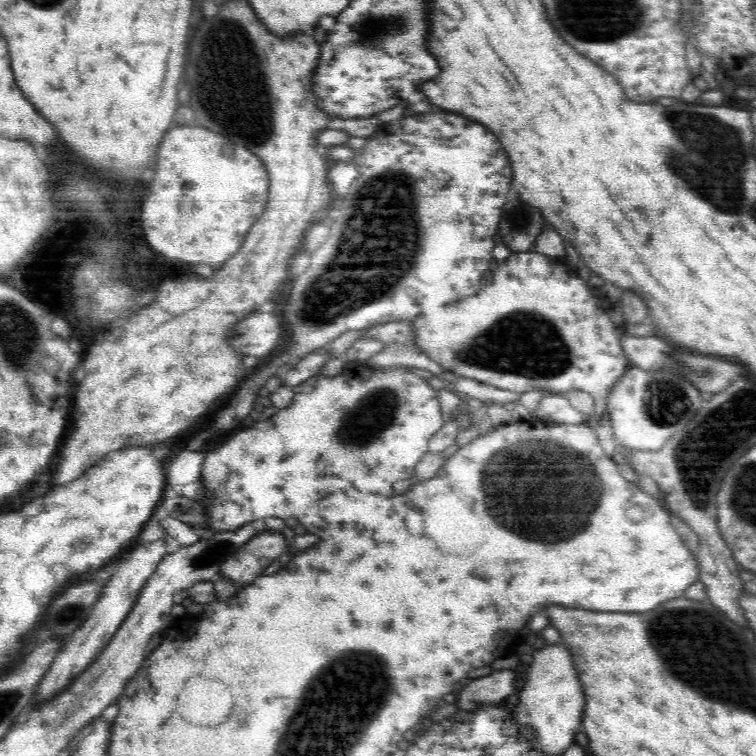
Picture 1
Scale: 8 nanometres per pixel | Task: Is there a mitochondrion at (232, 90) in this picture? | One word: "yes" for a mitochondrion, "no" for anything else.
yes

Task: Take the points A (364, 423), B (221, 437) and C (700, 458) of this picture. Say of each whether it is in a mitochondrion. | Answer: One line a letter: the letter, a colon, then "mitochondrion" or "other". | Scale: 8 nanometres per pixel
A: mitochondrion
B: other
C: mitochondrion

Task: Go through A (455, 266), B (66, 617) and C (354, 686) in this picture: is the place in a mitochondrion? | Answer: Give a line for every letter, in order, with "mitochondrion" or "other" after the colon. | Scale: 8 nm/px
A: other
B: mitochondrion
C: mitochondrion

